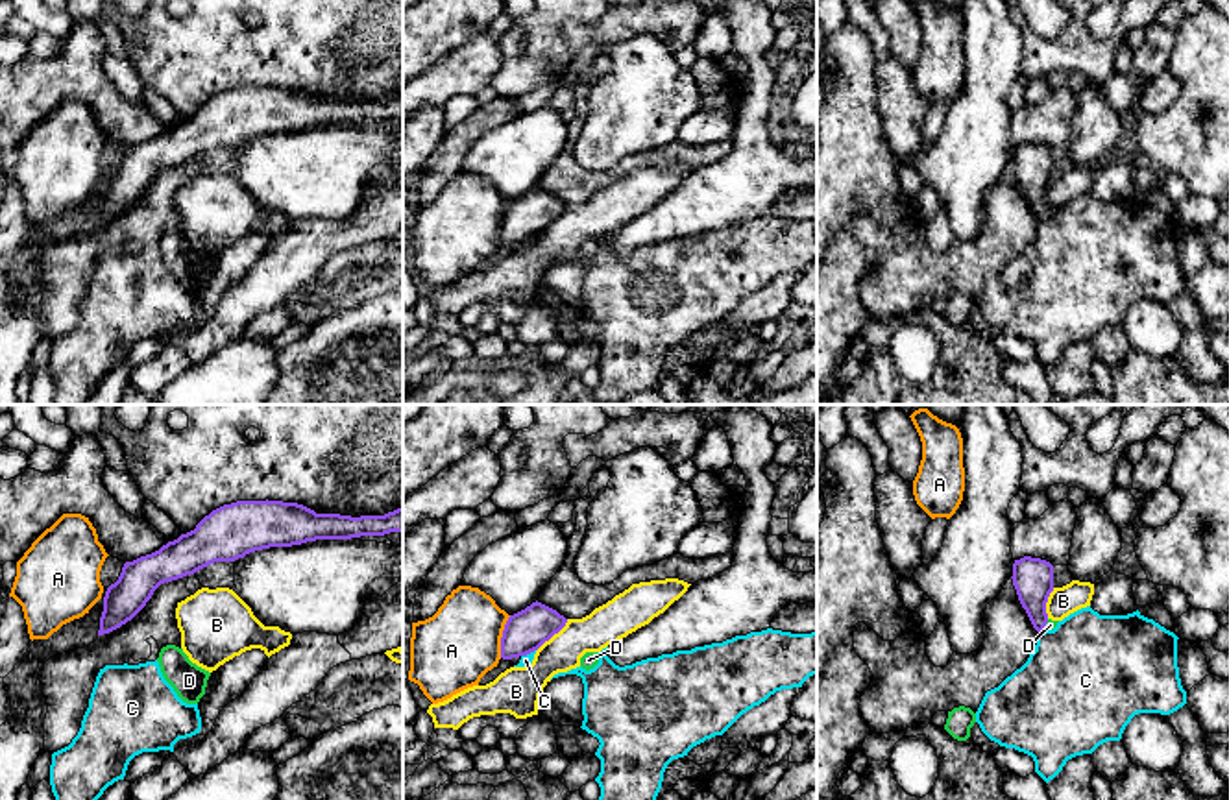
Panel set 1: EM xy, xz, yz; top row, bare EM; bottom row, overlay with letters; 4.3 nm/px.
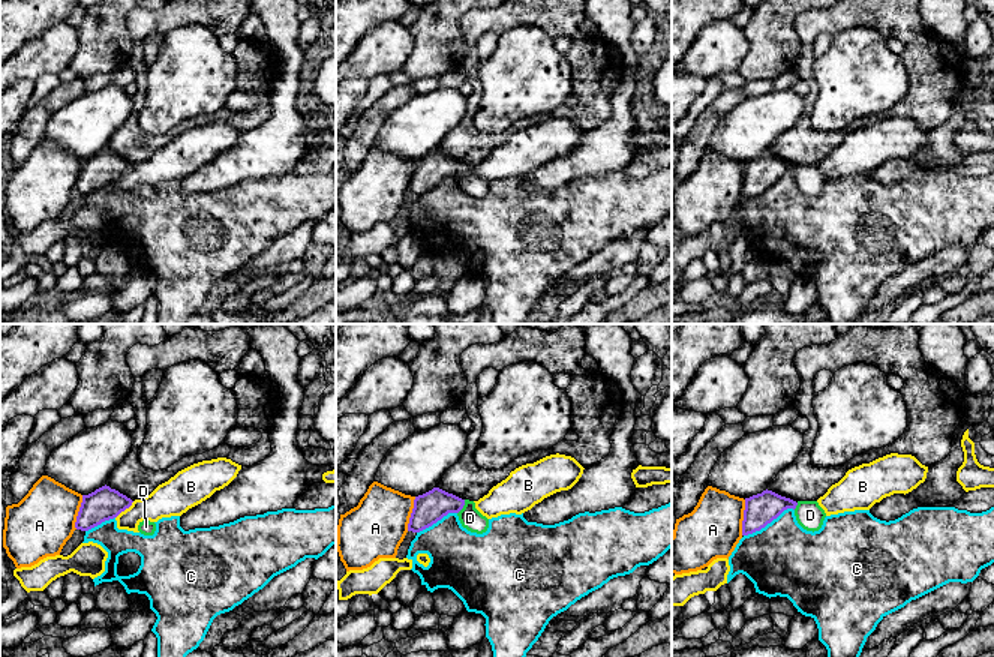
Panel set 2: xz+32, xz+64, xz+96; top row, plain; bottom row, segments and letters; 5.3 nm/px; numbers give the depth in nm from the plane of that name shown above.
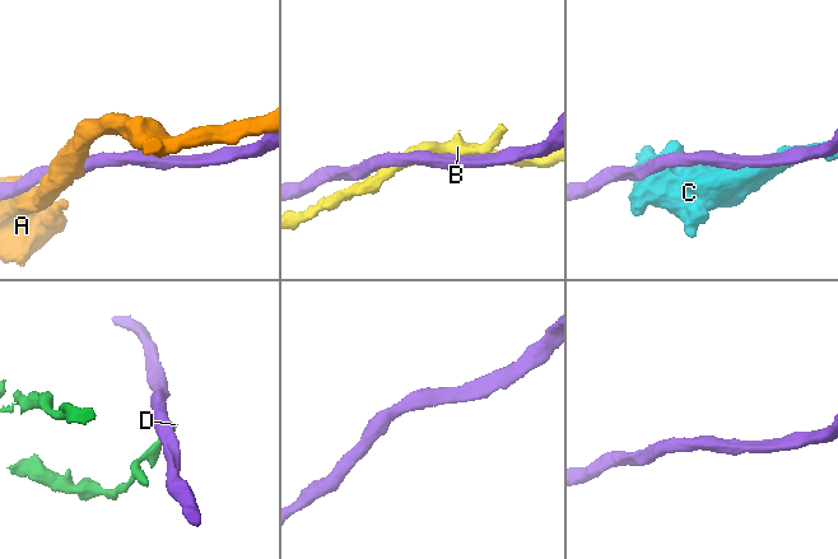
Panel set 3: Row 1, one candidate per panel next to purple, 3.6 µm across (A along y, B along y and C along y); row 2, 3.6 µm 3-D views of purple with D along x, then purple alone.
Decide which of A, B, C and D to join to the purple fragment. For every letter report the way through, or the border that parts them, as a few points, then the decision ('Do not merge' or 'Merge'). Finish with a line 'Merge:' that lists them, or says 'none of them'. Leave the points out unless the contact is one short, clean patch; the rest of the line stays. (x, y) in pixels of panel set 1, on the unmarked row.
A: Do not merge
B: Boundary: xz (568, 206), (536, 237). Do not merge
C: Do not merge
D: Boundary: yz (1048, 206), (1041, 217). Do not merge
Merge: none of them

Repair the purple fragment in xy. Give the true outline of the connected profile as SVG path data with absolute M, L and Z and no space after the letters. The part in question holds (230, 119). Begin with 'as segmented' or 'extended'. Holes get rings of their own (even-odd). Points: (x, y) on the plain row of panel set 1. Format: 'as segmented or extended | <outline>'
as segmented | M237 87L205 102L194 116L159 137L126 148L103 183L98 222L131 207L164 170L214 150L235 148L270 133L292 133L316 126L351 126L403 118L403 94L384 102L316 100L283 87Z

